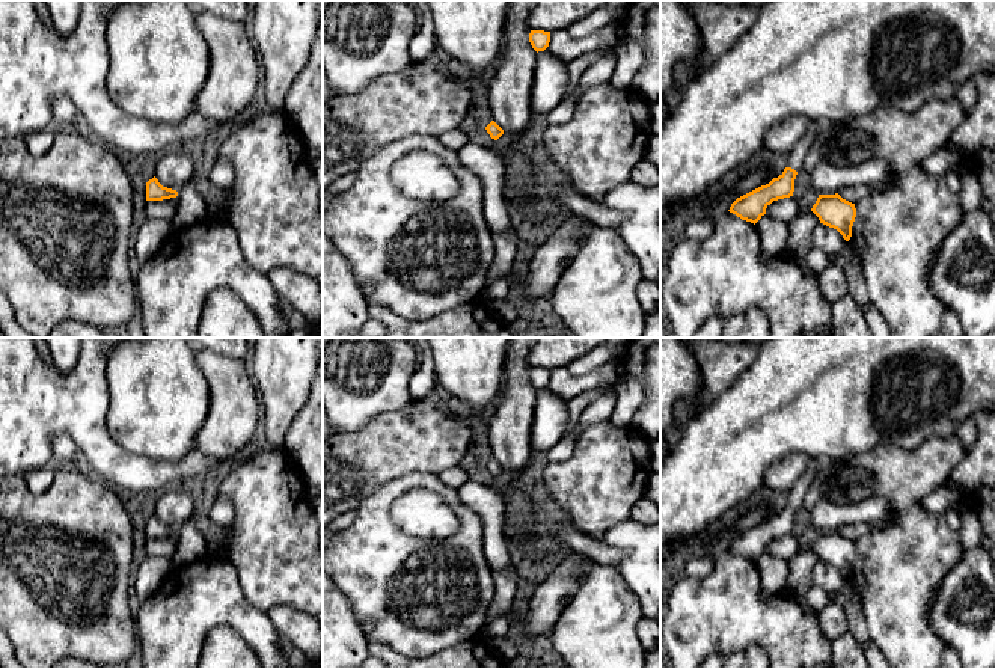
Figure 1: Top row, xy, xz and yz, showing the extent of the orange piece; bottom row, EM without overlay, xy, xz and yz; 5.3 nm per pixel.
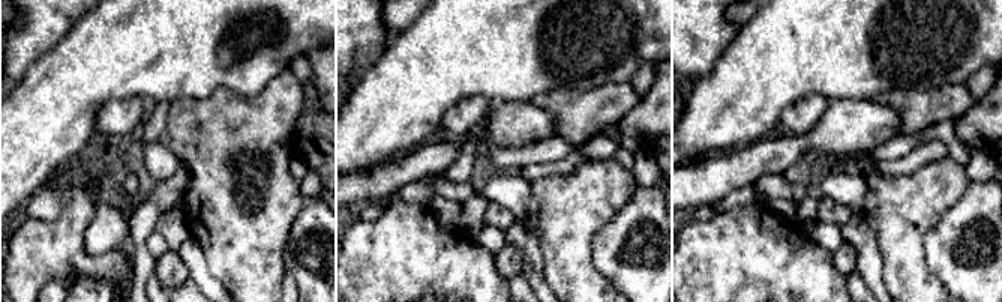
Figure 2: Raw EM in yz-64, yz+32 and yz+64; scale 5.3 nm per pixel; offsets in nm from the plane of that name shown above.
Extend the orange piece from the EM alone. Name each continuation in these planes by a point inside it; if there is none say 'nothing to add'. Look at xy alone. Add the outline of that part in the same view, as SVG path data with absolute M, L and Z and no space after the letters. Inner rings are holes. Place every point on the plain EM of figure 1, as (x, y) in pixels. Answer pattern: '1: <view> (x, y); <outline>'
nothing to add

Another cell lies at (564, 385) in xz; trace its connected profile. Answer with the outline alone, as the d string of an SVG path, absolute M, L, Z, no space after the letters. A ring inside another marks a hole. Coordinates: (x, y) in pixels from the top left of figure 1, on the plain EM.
M612 360L602 365L599 369L574 377L567 366L550 371L550 380L546 389L553 395L568 401L582 392L595 389L602 385L617 385L623 378L620 360Z

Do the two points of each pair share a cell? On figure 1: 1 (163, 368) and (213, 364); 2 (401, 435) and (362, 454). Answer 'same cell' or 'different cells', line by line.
1: different cells
2: same cell

